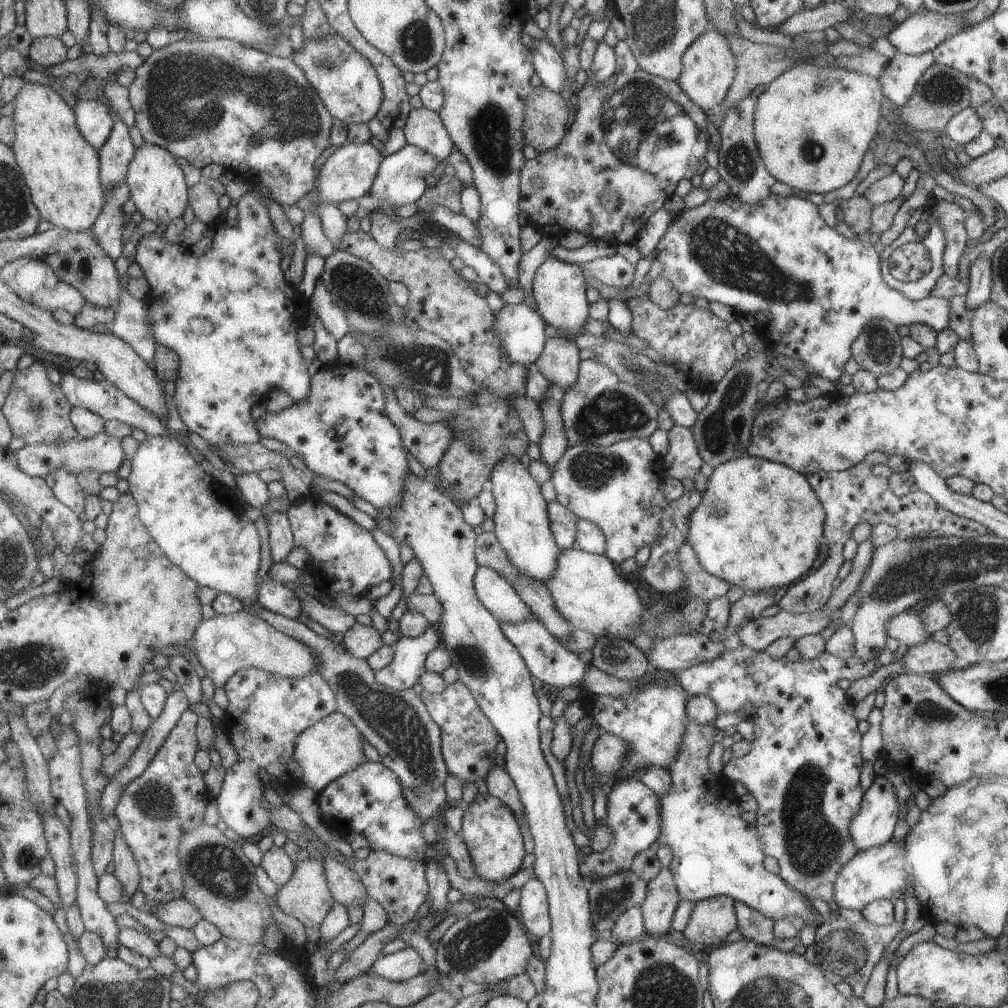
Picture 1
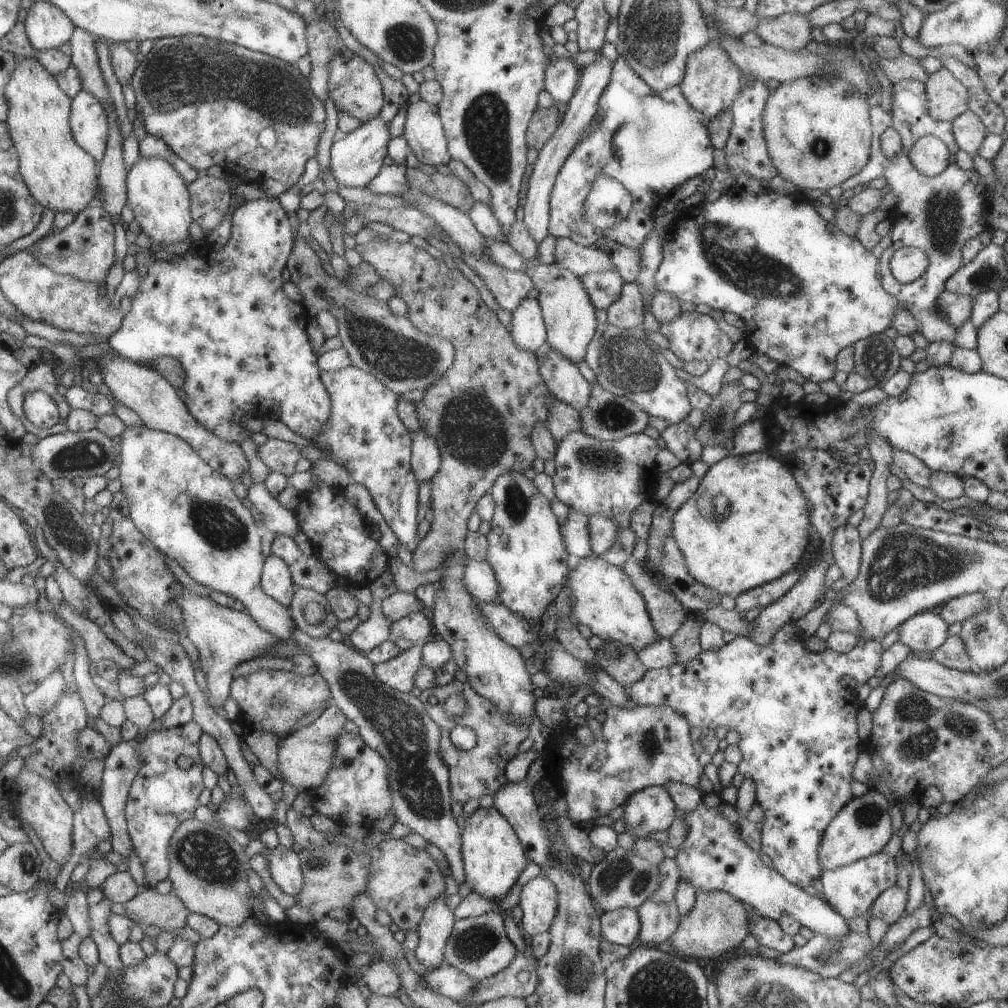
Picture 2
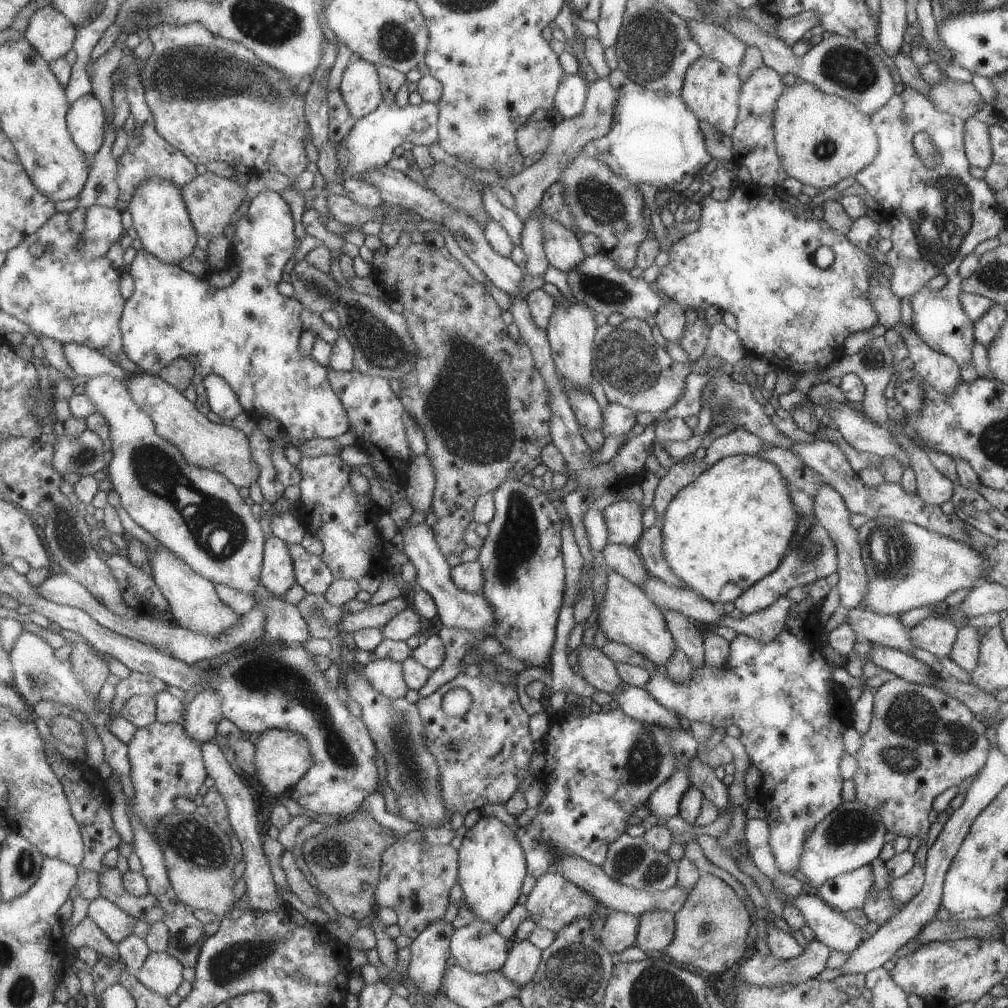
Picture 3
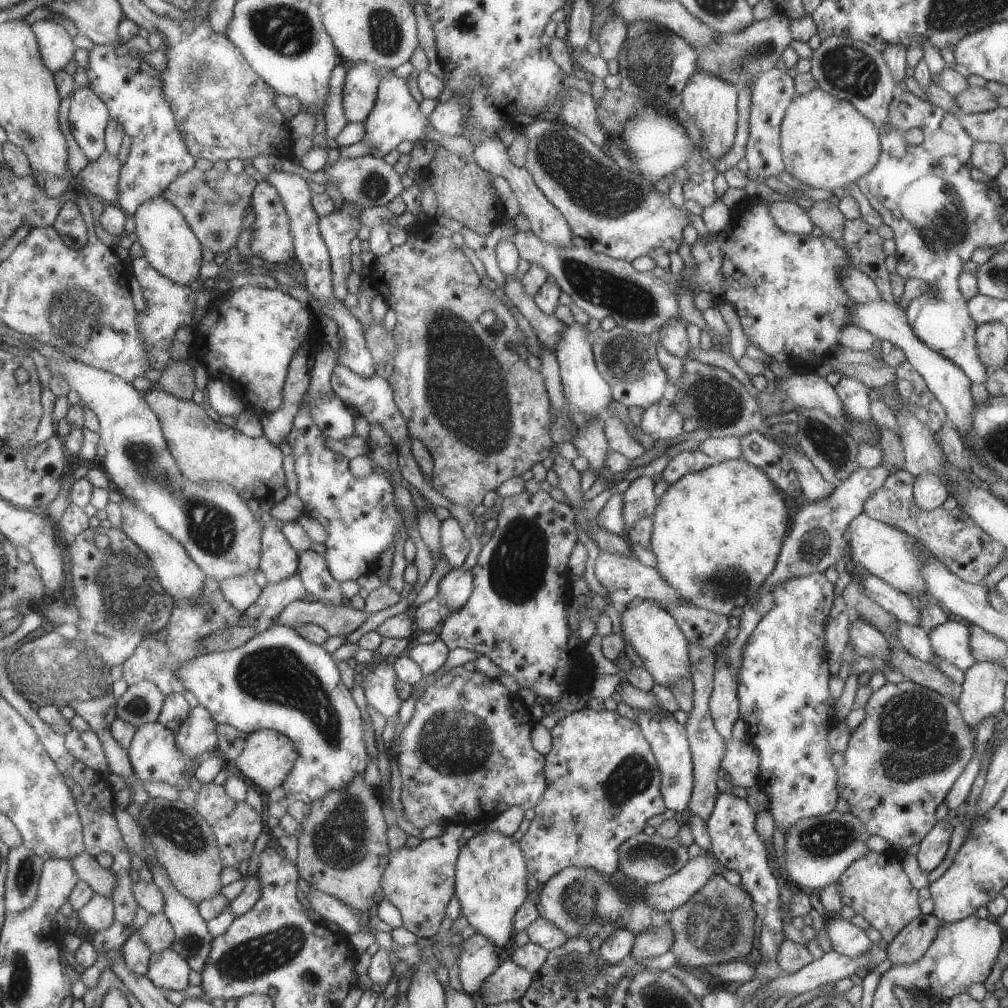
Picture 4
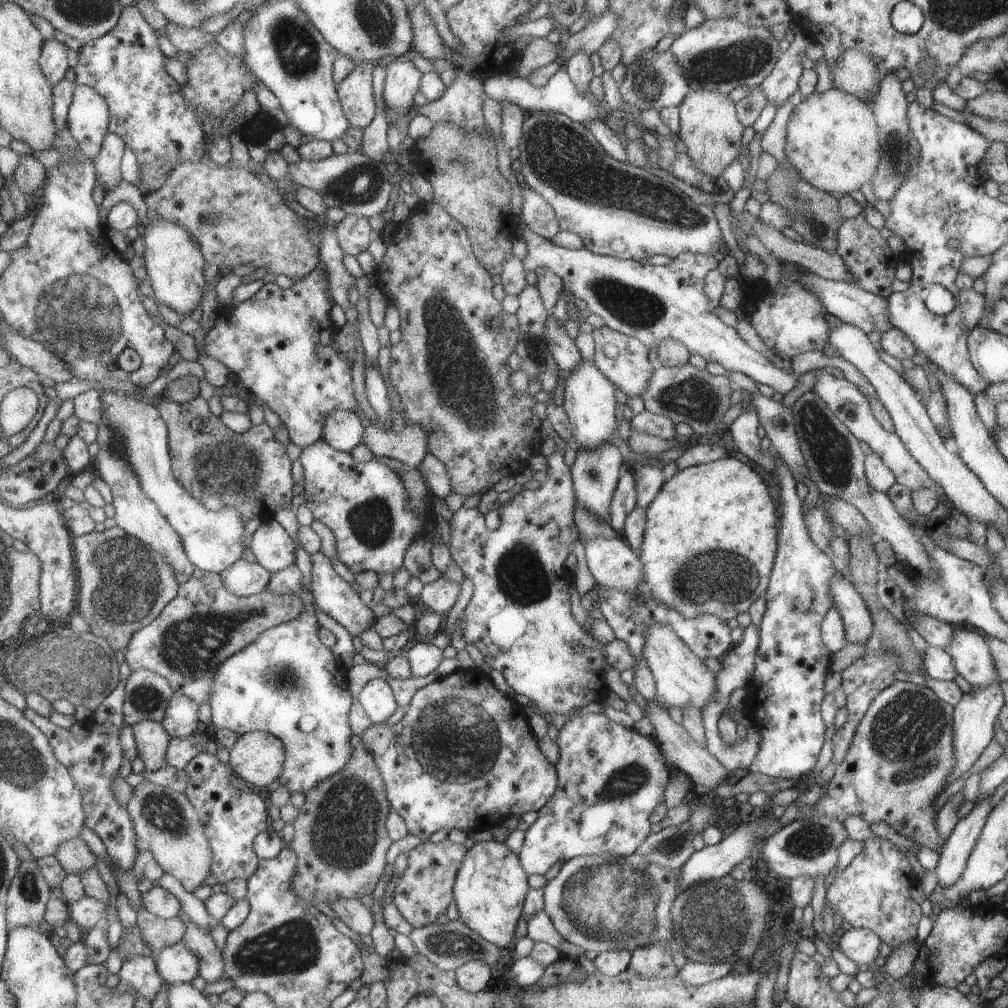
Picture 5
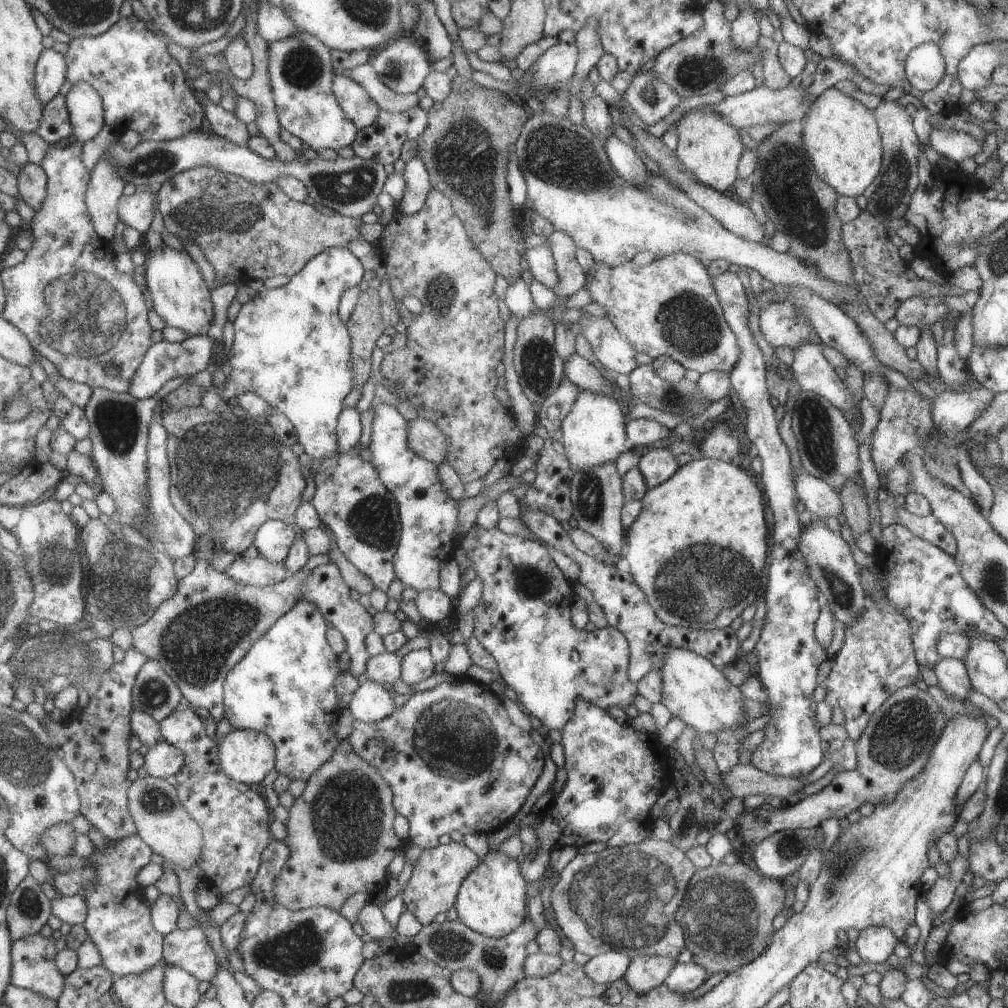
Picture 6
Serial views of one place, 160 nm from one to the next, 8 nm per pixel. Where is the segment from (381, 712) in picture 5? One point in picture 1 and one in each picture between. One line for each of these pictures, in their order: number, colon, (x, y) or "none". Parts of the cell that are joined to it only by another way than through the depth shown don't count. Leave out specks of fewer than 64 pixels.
1: (403, 671)
2: (398, 673)
3: (385, 675)
4: (378, 684)

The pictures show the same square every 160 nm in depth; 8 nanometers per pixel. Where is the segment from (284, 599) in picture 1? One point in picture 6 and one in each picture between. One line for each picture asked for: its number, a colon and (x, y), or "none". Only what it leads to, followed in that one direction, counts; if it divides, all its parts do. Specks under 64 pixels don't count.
2: (275, 578)
3: (277, 574)
4: (279, 560)
5: (274, 549)
6: (272, 540)

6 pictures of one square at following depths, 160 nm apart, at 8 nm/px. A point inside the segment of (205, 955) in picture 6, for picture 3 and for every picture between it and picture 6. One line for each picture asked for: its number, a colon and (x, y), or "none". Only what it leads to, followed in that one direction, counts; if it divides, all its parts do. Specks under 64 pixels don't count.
3: (162, 973)
4: (168, 969)
5: (176, 964)

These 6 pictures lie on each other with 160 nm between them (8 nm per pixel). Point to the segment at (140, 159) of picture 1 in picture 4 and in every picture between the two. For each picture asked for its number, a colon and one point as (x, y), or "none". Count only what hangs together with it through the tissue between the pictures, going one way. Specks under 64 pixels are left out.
2: (159, 196)
3: (161, 217)
4: (170, 243)

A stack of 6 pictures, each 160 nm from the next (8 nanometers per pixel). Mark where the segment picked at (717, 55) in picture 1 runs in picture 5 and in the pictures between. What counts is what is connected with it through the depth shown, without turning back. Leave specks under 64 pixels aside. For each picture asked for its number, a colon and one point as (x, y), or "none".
2: (710, 83)
3: (710, 90)
4: (711, 102)
5: (709, 129)

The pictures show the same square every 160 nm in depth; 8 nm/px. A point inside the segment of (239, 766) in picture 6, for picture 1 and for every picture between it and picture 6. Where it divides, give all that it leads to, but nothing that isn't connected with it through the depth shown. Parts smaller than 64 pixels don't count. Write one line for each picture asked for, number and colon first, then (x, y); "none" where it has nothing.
1: (331, 747)
2: (304, 757)
3: (281, 758)
4: (267, 757)
5: (257, 757)

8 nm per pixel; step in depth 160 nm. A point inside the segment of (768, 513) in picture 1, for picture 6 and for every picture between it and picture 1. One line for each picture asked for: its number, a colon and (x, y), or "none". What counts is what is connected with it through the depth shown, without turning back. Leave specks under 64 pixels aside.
2: (747, 523)
3: (723, 532)
4: (716, 533)
5: (709, 541)
6: (696, 549)

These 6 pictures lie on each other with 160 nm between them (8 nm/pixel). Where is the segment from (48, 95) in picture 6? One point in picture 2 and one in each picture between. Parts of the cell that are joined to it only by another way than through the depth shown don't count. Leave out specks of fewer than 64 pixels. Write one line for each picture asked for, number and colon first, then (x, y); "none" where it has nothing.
2: (49, 27)
3: (49, 30)
4: (58, 49)
5: (55, 63)

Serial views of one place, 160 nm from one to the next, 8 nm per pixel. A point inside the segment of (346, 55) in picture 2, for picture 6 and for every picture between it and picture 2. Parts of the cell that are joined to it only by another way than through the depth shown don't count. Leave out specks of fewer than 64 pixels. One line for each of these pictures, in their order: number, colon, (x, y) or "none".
3: (359, 87)
4: (361, 81)
5: (354, 93)
6: (355, 102)

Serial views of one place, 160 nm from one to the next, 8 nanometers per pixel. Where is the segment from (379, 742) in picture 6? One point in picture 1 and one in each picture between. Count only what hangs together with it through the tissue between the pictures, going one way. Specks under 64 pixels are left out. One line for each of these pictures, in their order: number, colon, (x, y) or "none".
1: (468, 741)
2: (479, 771)
3: (482, 757)
4: (465, 755)
5: (463, 756)

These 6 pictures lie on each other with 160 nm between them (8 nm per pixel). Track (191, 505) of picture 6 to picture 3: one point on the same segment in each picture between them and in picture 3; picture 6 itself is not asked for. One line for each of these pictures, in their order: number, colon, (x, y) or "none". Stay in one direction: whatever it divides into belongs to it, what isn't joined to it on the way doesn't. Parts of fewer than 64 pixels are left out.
3: (225, 449)
4: (206, 450)
5: (250, 471)

